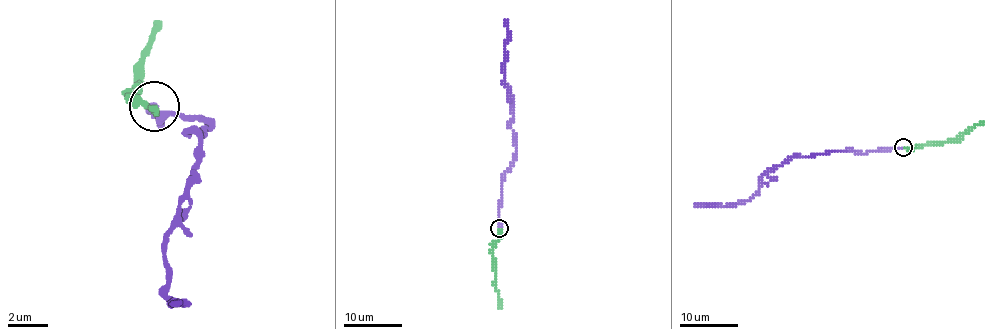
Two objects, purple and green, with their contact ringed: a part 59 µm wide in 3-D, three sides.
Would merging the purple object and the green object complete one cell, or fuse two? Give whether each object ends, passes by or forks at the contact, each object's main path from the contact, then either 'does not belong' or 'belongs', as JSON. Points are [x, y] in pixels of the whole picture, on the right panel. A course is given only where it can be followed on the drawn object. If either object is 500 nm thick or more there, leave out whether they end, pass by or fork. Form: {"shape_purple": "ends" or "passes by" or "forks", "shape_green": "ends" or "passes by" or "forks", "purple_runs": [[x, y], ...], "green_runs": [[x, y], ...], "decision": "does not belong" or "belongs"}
{"shape_purple": "ends", "shape_green": "ends", "purple_runs": [[902, 147], [788, 157], [761, 178], [758, 191], [748, 199], [695, 205]], "green_runs": [[904, 147], [914, 148], [958, 141], [984, 122]], "decision": "belongs"}

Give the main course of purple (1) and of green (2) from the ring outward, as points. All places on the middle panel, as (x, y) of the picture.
1: (499, 227), (502, 175), (515, 151), (511, 93), (504, 83), (509, 36), (505, 20)
2: (499, 229), (499, 239), (493, 248), (495, 283), (501, 309)

